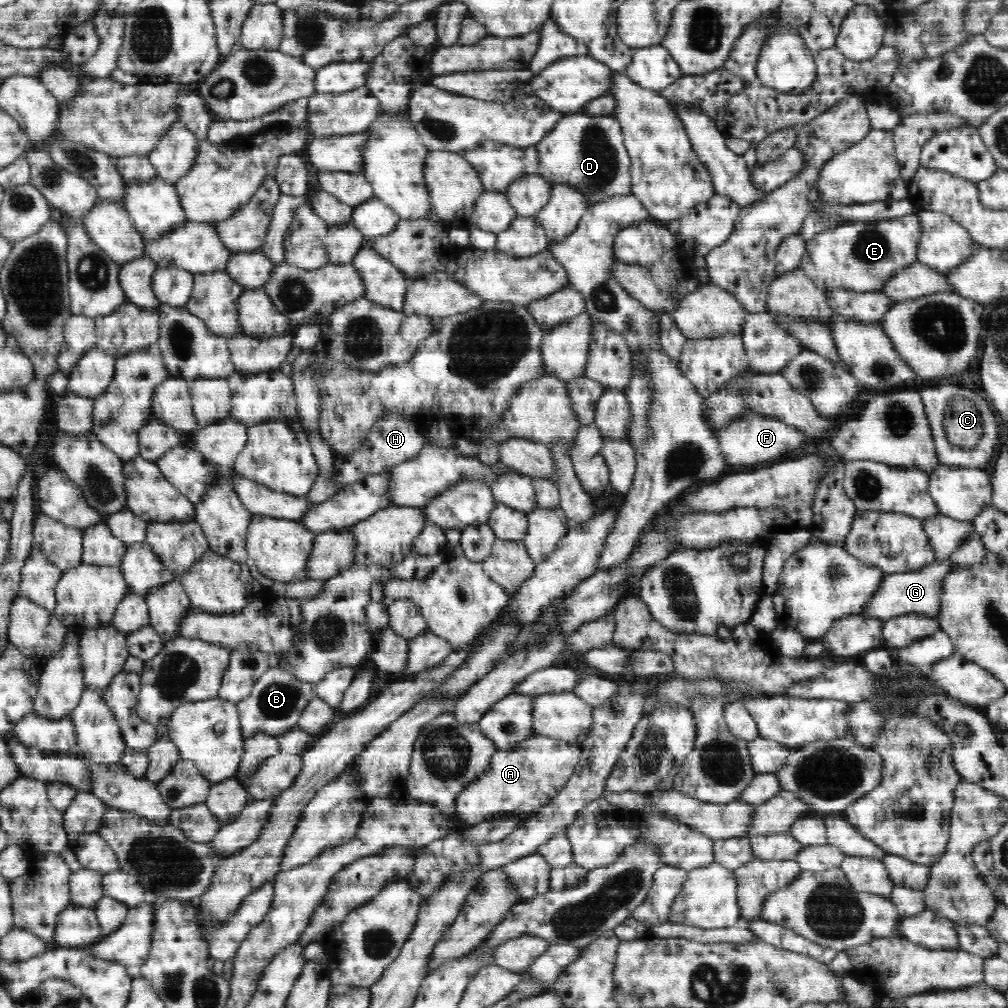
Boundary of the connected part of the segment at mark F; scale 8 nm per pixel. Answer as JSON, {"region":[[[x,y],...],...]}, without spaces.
{"region":[[[754,412],[734,418],[731,423],[724,425],[717,434],[720,451],[726,457],[726,464],[732,464],[732,466],[738,466],[738,464],[750,466],[750,464],[768,462],[768,460],[776,462],[780,460],[780,456],[784,452],[800,448],[805,436],[799,428],[790,426],[777,418],[758,415]]]}

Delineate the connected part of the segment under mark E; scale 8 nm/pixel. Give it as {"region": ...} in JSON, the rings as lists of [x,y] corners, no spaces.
{"region":[[[916,212],[896,220],[845,222],[838,228],[820,232],[811,240],[806,240],[807,250],[799,269],[812,279],[818,289],[826,293],[837,289],[856,293],[880,291],[892,276],[917,263],[917,249],[921,235],[922,226]]]}

